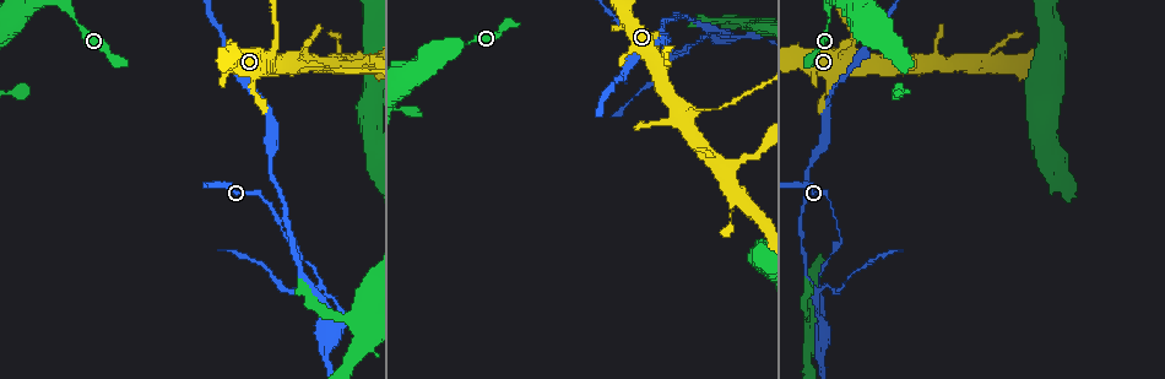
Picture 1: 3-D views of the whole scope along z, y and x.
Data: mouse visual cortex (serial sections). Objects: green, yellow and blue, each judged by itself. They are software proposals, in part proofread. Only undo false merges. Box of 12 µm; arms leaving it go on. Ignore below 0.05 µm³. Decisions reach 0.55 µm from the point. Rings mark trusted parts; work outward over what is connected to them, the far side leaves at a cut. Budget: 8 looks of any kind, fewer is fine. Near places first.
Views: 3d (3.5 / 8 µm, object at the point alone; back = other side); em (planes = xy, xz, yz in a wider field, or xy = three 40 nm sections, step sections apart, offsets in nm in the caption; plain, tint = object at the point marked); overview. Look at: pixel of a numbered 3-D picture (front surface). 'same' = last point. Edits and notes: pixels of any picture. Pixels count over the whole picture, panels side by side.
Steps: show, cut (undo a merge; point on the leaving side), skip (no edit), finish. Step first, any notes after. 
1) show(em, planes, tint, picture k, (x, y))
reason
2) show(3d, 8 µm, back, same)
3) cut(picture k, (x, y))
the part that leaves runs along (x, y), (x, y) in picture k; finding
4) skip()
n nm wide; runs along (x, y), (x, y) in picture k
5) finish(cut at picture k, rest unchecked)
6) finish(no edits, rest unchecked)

show(3d, 3.5 µm, picture 1, (827, 15))
narrows sharply

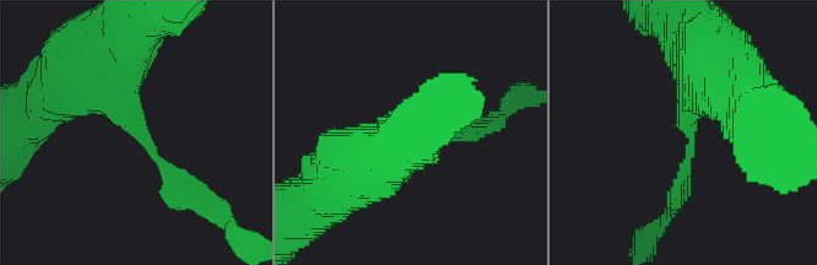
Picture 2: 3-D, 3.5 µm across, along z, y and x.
skip()
arms of 200, 500 nm; all the same cell

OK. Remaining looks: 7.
show(3d, 3.5 µm, picture 1, (320, 290))
two arms at a narrow angle

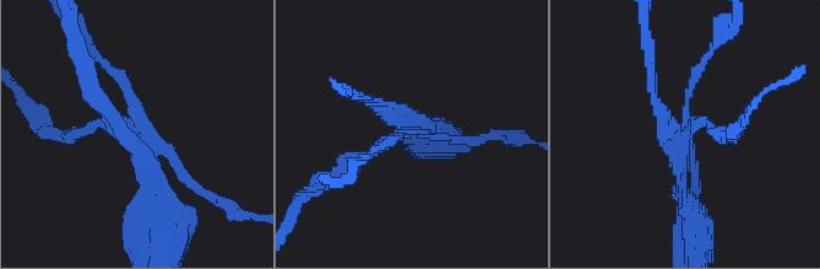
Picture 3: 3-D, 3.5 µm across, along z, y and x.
show(em, planes, plain, picture 3, (414, 131))
now the EM

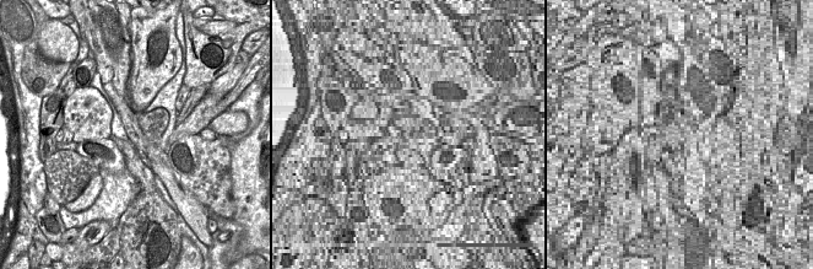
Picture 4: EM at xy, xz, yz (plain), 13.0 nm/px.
show(em, planes, tint, same)
where the object lies

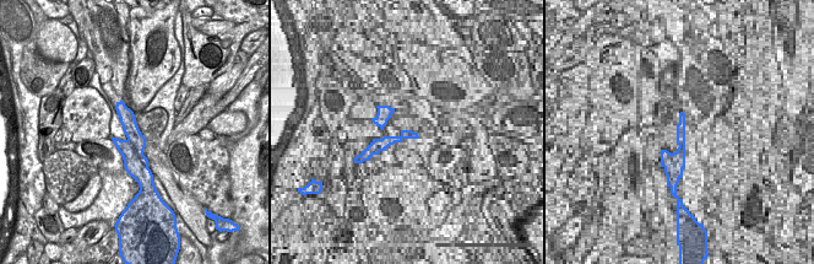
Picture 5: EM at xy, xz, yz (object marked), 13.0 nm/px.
cut(picture 3, (157, 198))
border along (128, 139), (139, 159), (147, 167) in picture 5; a second cell is stuck on

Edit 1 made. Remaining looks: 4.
show(overview)
redraw

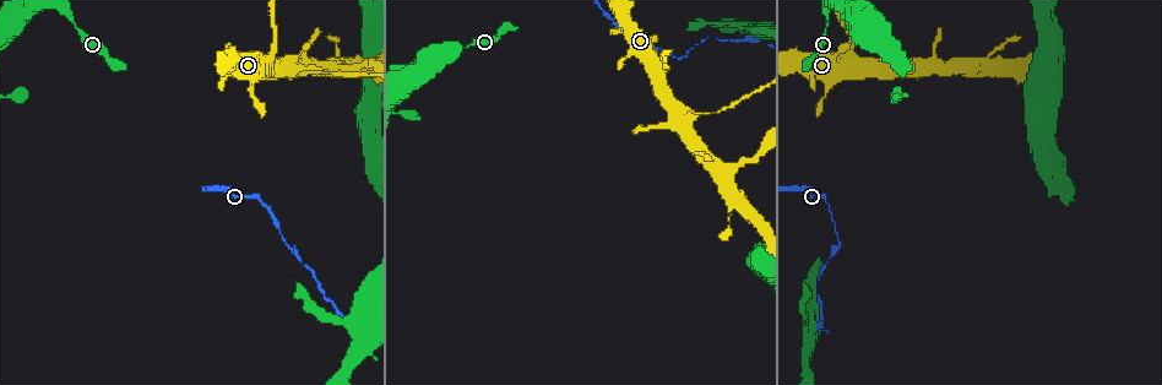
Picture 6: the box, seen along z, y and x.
show(3d, 3.5 µm, picture 6, (320, 68))
narrows sharply

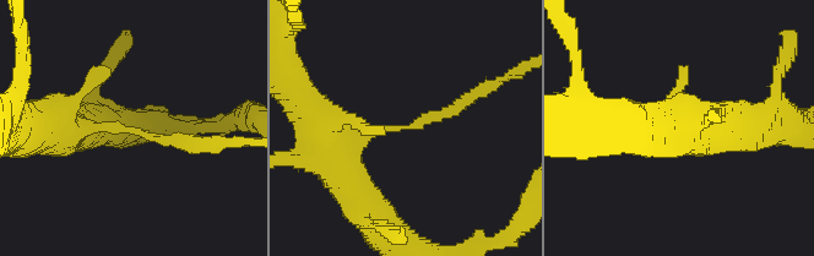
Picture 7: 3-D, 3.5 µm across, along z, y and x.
show(em, xy, step 3, tint, picture 7, (402, 125))
arms of 150, 400 nm; now the EM

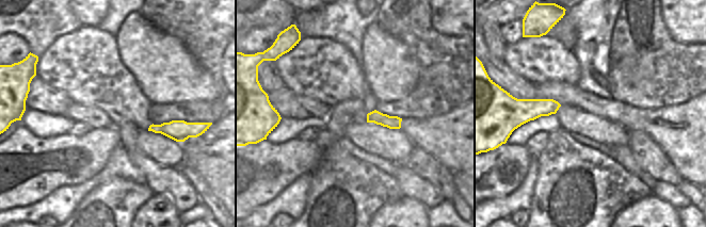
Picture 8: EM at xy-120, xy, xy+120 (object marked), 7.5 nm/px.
skip()
runs along (329, 146), (411, 128), (475, 96) in picture 7; all the same cell

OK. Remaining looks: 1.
finish(cut at picture 3, rest unchecked)

